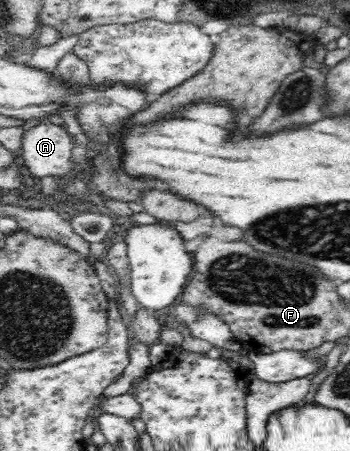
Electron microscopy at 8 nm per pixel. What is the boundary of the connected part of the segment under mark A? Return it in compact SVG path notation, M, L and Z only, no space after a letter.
M35 124L33 128L26 129L22 138L23 159L31 176L65 176L74 167L71 162L71 136L67 134L65 126L61 124Z

